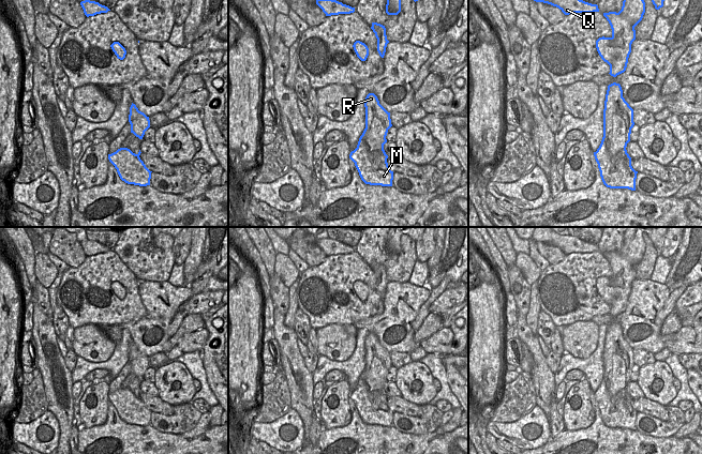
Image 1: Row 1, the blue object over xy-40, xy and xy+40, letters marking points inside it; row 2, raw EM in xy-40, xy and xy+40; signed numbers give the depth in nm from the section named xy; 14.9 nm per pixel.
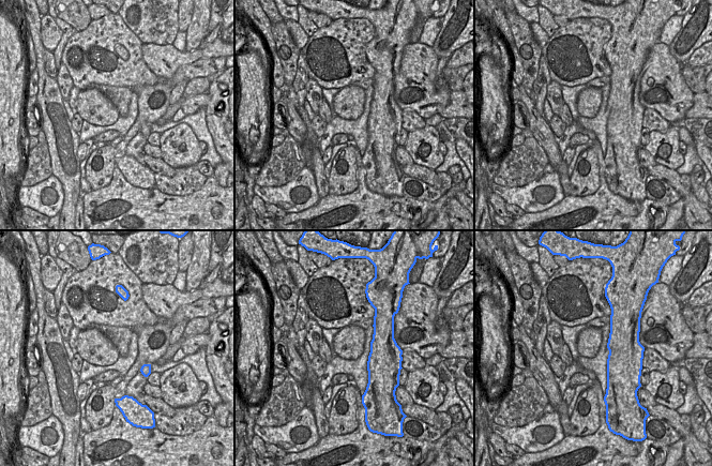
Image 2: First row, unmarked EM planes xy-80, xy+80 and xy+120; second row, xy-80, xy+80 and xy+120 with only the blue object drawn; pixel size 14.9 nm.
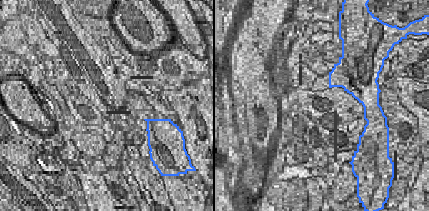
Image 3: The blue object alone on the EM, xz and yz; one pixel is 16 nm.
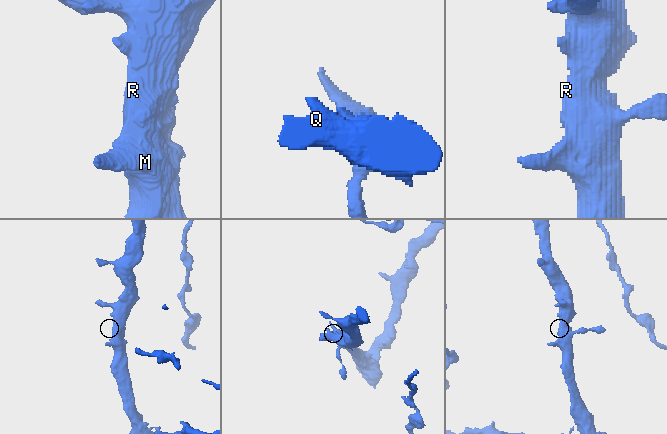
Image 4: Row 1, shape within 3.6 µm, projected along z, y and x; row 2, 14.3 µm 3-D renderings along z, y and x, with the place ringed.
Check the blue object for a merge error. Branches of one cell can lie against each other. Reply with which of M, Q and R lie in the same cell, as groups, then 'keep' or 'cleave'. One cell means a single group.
groups M Q R; keep

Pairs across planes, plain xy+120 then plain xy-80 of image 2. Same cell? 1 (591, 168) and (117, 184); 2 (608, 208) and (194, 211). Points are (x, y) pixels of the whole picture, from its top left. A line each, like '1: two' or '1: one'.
1: two
2: one

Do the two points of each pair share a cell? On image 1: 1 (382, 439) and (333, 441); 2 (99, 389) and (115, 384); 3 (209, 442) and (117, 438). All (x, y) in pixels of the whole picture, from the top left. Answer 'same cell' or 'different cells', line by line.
1: same cell
2: different cells
3: same cell

